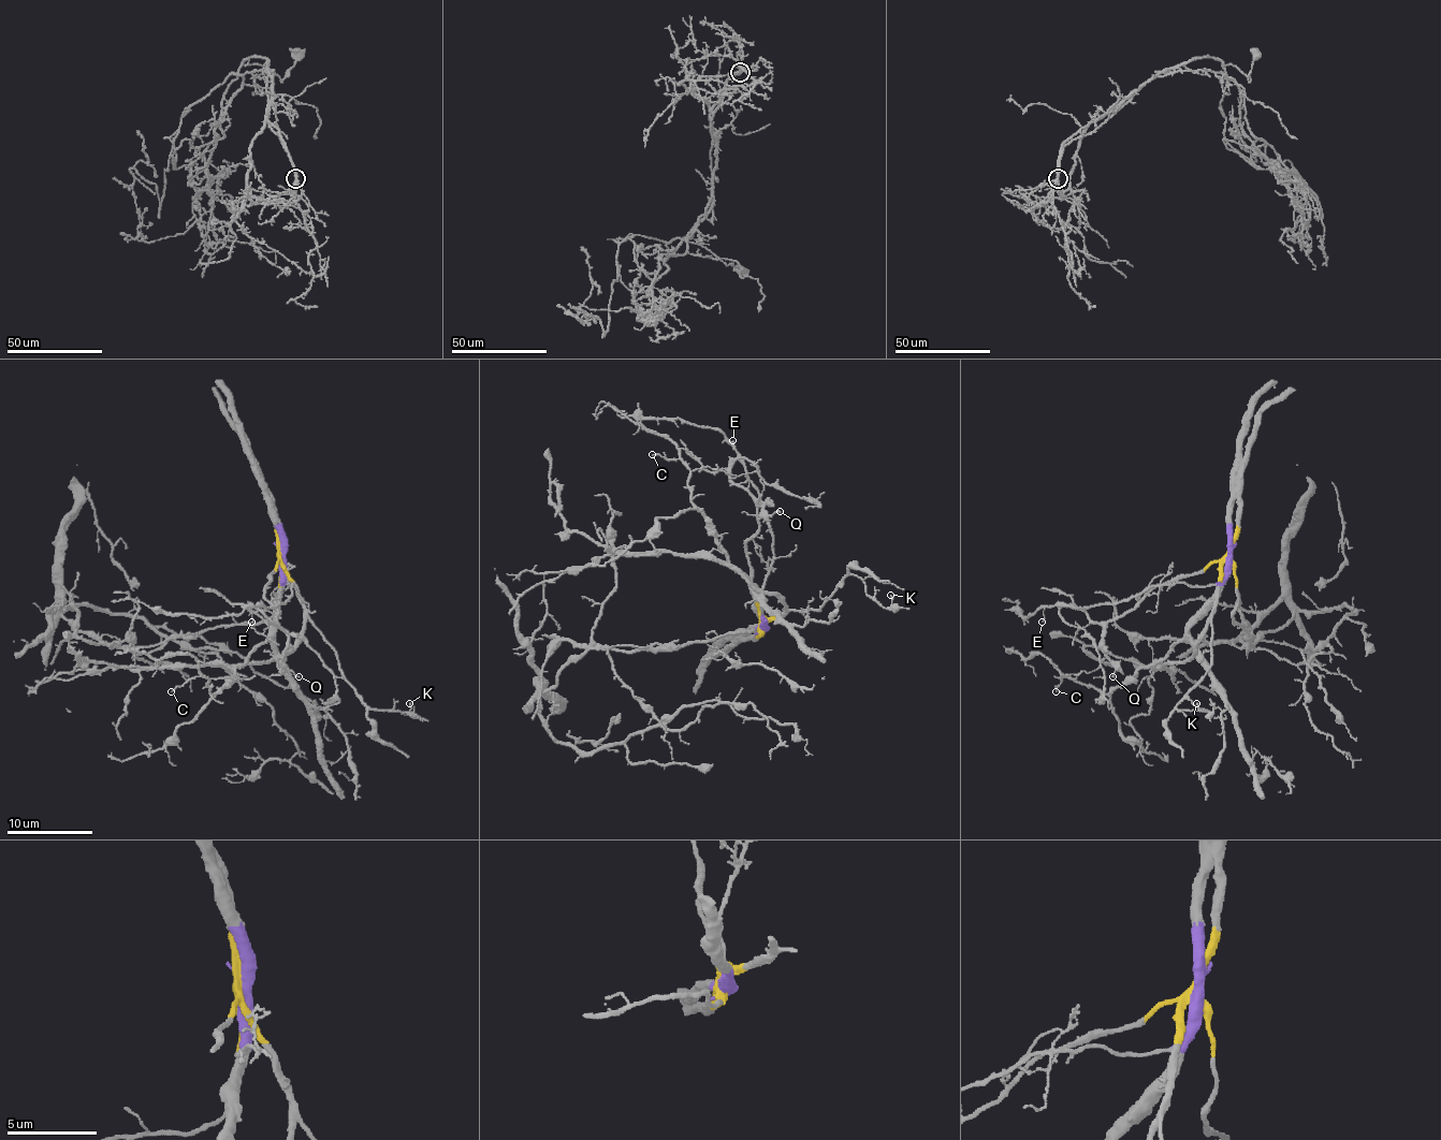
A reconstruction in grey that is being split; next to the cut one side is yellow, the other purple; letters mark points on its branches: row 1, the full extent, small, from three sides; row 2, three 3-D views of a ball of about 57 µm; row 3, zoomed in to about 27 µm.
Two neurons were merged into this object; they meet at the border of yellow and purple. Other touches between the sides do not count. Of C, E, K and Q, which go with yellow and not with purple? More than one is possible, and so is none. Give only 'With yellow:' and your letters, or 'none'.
With yellow: K, Q

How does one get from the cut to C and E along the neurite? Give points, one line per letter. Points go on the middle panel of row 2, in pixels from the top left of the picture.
C: (761, 629), (761, 599), (729, 563), (712, 526), (695, 505), (688, 485), (690, 472), (684, 464), (652, 455)
E: (761, 629), (761, 588), (772, 550), (772, 530), (759, 490), (748, 479), (744, 459), (731, 442), (733, 440)

